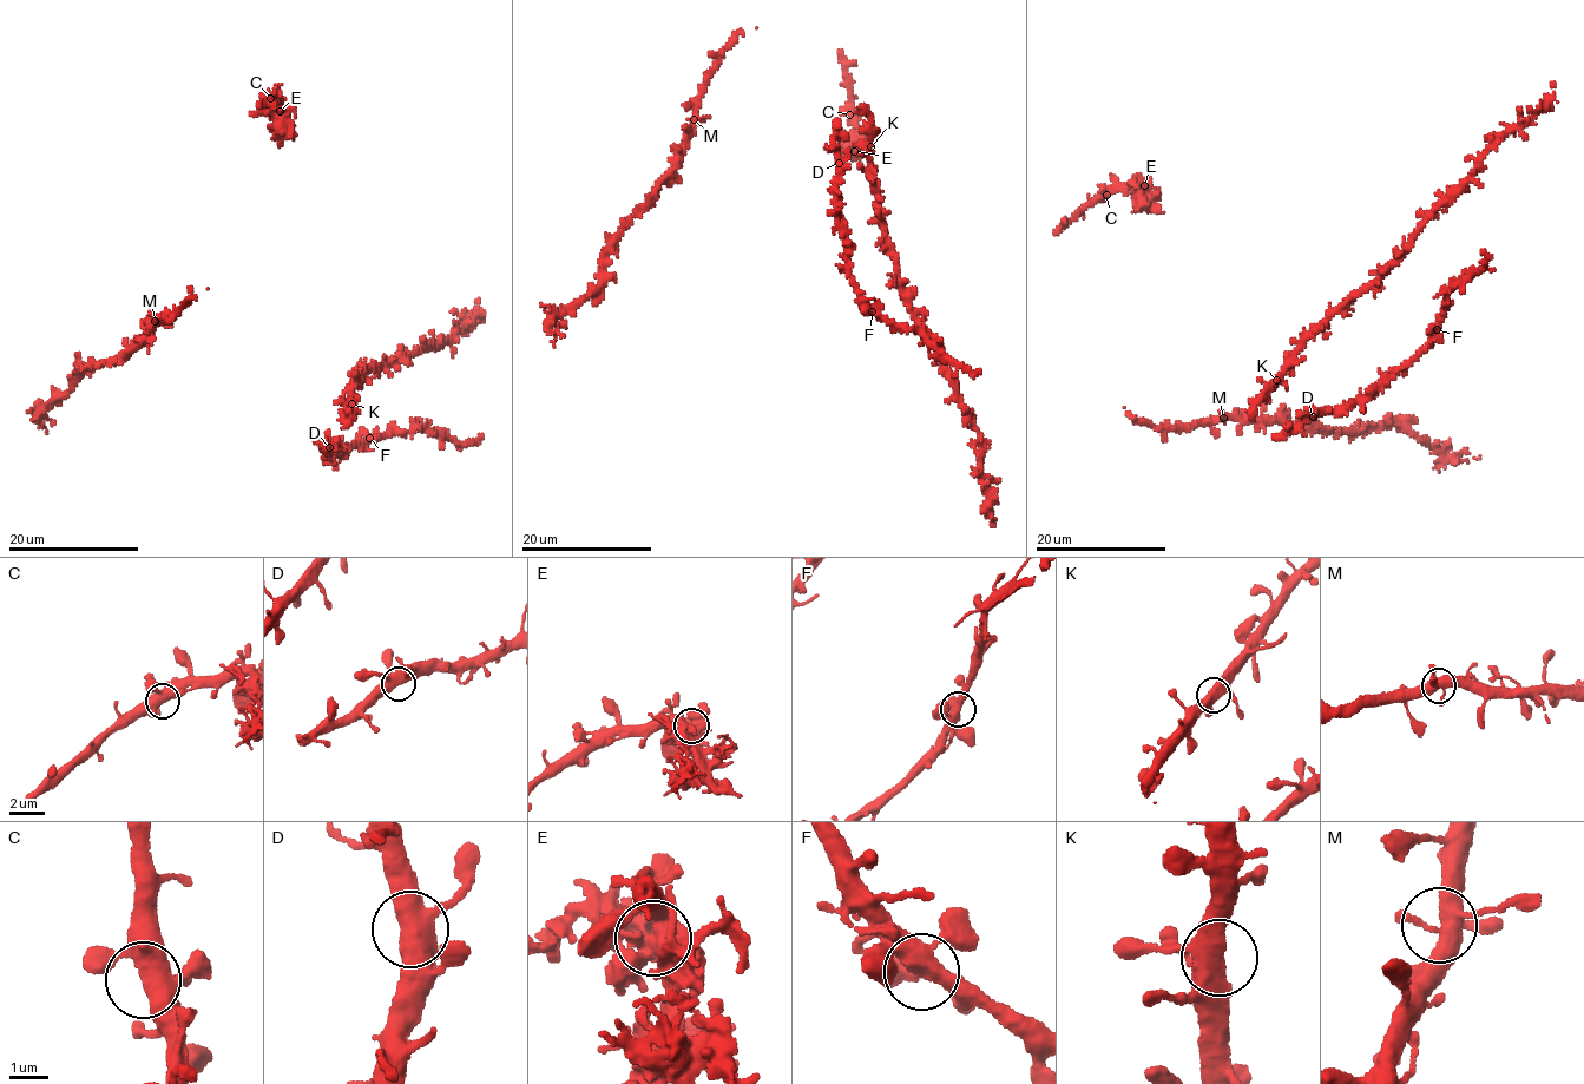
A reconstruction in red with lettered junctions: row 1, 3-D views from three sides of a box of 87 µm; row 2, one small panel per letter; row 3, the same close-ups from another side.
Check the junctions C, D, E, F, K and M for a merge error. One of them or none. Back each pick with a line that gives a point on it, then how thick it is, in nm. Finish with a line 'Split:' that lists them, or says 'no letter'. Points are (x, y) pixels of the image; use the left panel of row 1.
E: at (280, 111); 550 nm thick
Split: E

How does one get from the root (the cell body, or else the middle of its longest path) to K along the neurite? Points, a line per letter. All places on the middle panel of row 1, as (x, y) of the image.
K: (853, 144), (871, 146)

